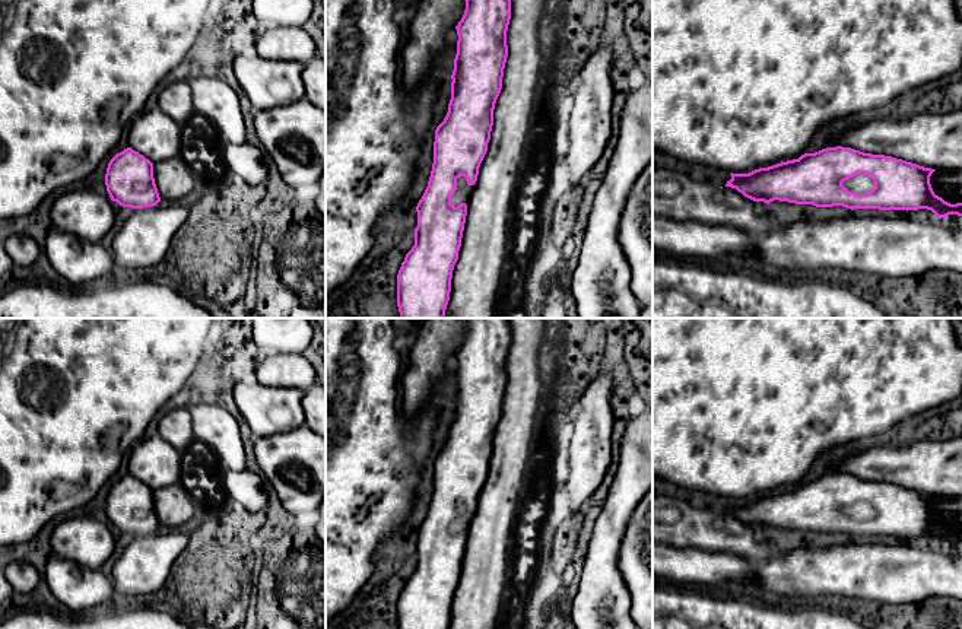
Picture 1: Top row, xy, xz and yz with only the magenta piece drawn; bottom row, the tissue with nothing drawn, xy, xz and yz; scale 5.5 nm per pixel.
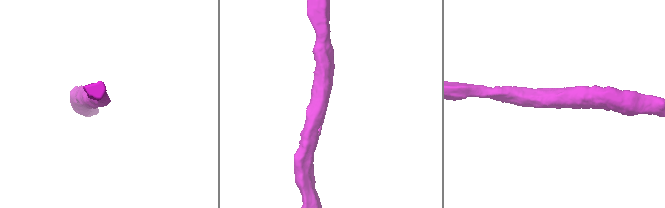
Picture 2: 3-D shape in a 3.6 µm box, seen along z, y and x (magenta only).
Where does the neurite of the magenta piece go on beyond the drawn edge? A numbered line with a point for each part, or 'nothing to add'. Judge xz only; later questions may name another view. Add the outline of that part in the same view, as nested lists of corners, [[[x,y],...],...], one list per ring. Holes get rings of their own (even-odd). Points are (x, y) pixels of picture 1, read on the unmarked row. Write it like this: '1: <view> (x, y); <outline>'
1: xz (463, 520); [[[464,503],[457,505],[457,517],[451,522],[451,531],[457,534],[461,530],[469,531],[474,512],[469,512]]]

